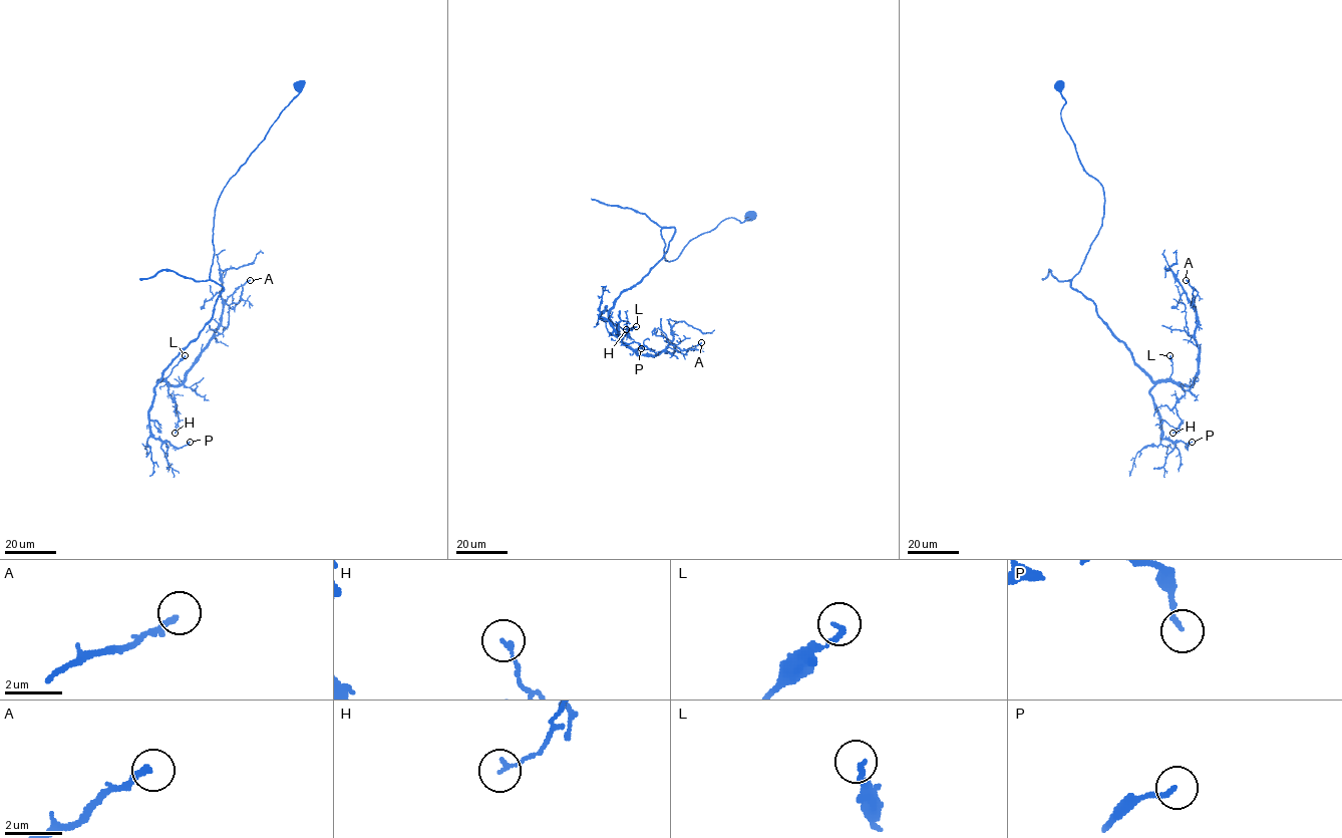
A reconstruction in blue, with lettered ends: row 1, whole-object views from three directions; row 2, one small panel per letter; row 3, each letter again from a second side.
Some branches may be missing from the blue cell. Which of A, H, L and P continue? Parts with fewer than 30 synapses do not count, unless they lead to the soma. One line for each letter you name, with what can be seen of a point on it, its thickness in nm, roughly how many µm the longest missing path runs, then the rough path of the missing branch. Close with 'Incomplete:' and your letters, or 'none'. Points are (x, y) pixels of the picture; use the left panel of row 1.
Incomplete: none

